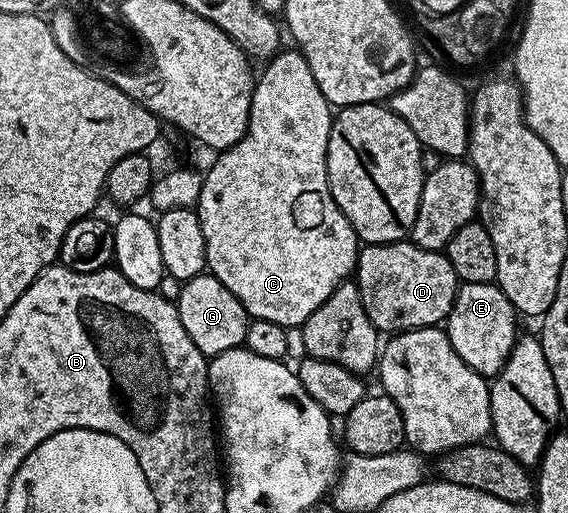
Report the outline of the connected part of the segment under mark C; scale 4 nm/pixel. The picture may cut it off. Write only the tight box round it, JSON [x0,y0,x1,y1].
[196,49,360,329]

